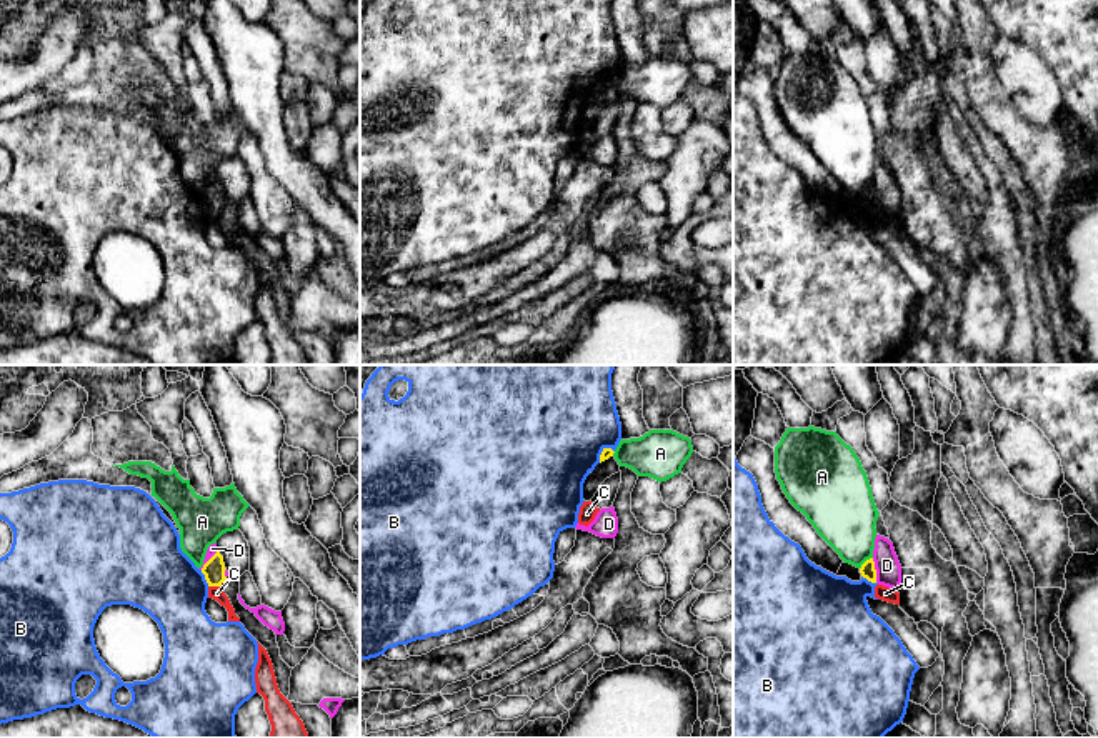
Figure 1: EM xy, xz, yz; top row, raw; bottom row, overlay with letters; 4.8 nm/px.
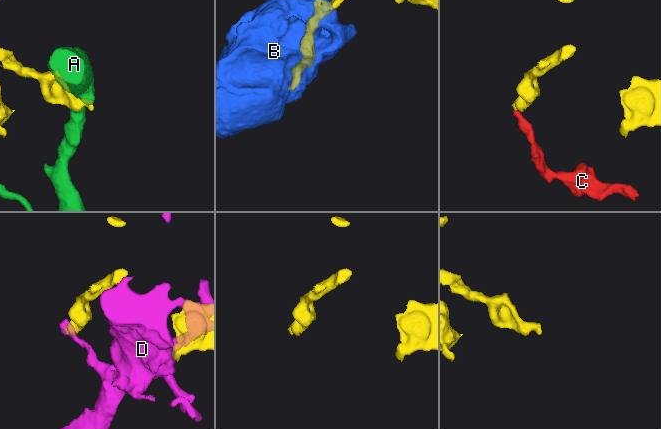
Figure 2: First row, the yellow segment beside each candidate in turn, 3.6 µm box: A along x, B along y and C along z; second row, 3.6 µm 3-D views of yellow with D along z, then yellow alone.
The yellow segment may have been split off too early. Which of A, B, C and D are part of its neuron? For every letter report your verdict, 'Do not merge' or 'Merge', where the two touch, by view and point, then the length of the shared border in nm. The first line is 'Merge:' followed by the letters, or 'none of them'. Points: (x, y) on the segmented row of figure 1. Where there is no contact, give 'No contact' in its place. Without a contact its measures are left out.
Merge: none of them
A: Do not merge. Touches yellow at yz (865, 562). Shared border 90 nm
B: Do not merge. Touches yellow at xy (205, 578). Shared border 90 nm
C: Do not merge. Touches yellow at xy (214, 585). Shared border 60 nm
D: Do not merge. Touches yellow at yz (875, 570). Shared border 120 nm

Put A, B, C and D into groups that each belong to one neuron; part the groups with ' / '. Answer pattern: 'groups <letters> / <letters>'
groups A / B / C / D

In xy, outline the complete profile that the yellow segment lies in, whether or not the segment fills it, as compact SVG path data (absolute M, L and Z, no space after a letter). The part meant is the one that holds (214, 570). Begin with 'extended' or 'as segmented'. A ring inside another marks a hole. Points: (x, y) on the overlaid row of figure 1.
as segmented; M217 551L202 568L202 573L205 575L205 580L208 586L222 586L222 583L227 580L225 576L225 563L220 551Z

